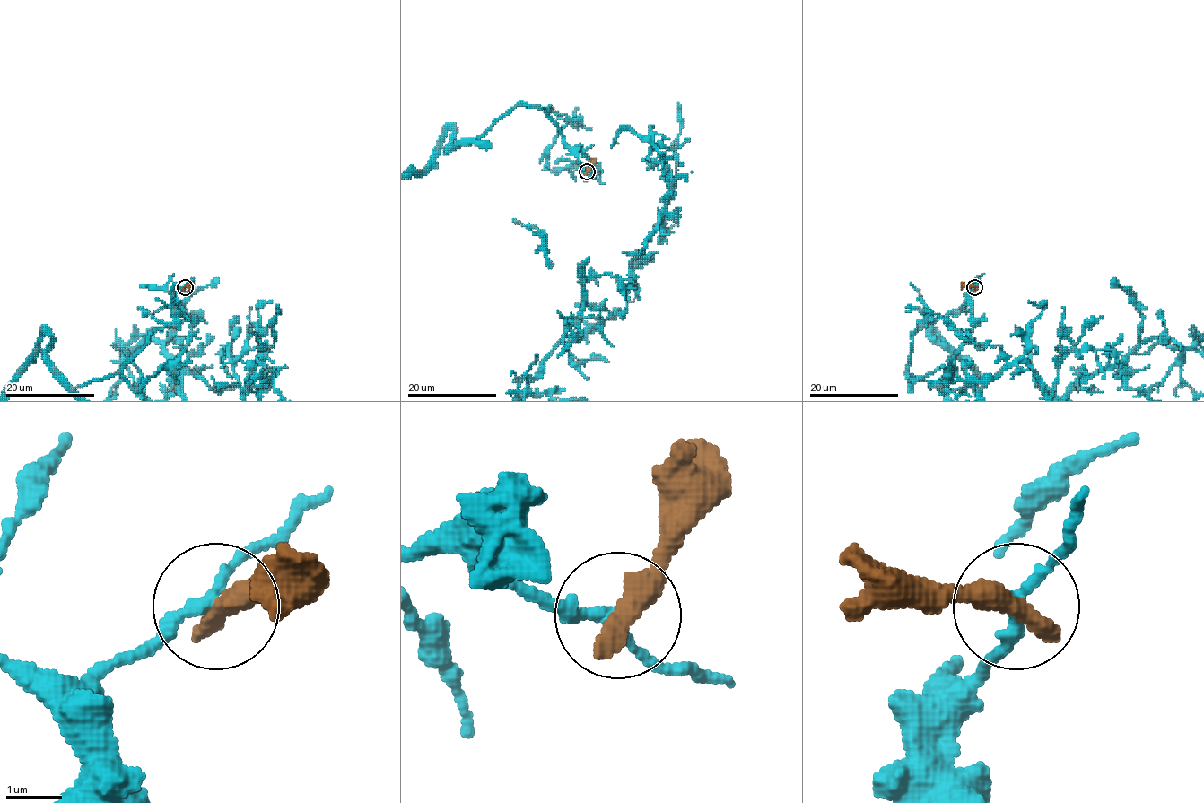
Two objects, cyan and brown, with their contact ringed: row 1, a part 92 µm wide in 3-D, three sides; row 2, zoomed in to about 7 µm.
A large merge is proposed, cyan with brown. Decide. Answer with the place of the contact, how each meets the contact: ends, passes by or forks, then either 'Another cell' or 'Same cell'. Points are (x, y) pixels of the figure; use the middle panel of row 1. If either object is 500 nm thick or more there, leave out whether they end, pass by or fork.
Place: (587, 171). Another cell

